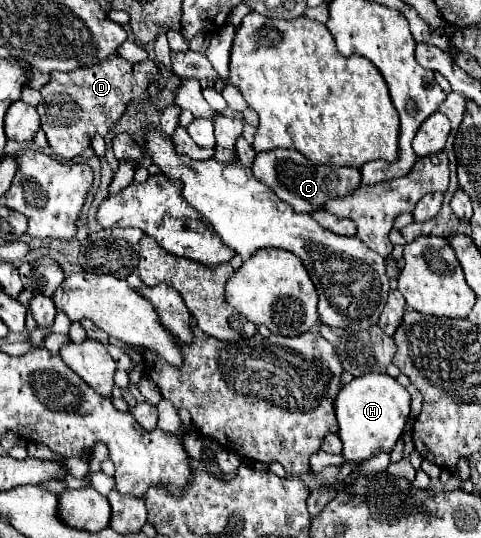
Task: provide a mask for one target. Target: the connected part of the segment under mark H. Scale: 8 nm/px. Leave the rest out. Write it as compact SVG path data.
M369 372L341 386L335 398L335 416L339 422L339 438L343 440L345 460L361 462L373 458L379 452L391 452L403 432L405 420L409 416L409 404L409 392L389 374Z

